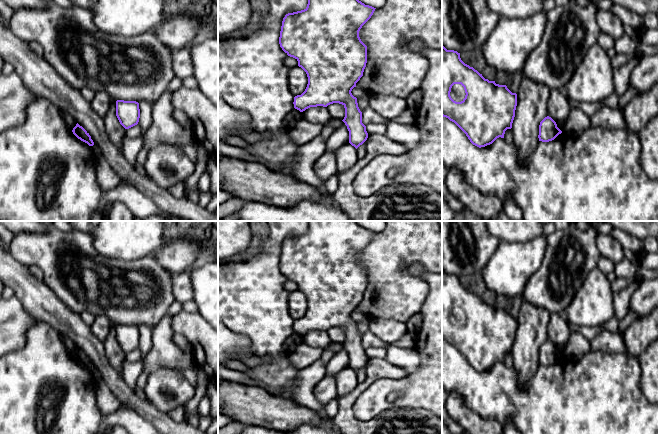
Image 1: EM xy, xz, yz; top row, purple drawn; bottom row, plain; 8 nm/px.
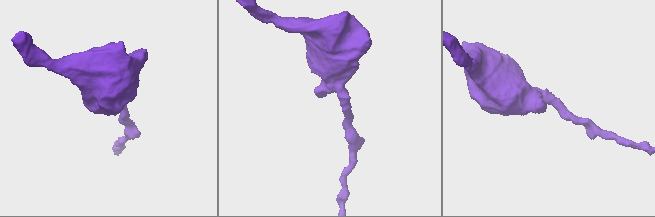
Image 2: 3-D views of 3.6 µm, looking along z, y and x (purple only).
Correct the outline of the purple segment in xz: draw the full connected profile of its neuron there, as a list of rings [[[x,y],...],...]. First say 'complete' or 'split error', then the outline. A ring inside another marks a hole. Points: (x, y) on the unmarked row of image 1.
complete; [[[308,221],[304,234],[285,239],[279,261],[282,274],[298,285],[308,301],[305,315],[294,321],[294,332],[303,336],[310,331],[342,328],[345,332],[342,345],[349,355],[349,367],[356,373],[368,362],[357,322],[351,317],[367,287],[367,270],[361,265],[359,255],[375,233],[356,221]]]

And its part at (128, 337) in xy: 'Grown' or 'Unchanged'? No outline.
Unchanged

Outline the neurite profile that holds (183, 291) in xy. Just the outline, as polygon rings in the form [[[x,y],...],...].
[[[189,271],[178,273],[173,276],[172,287],[175,301],[183,304],[193,300],[194,289],[191,285],[191,276]]]

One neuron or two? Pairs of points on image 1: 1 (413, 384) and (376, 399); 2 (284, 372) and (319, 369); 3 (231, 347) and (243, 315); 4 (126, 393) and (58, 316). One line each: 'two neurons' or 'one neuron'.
1: one neuron
2: two neurons
3: two neurons
4: one neuron

